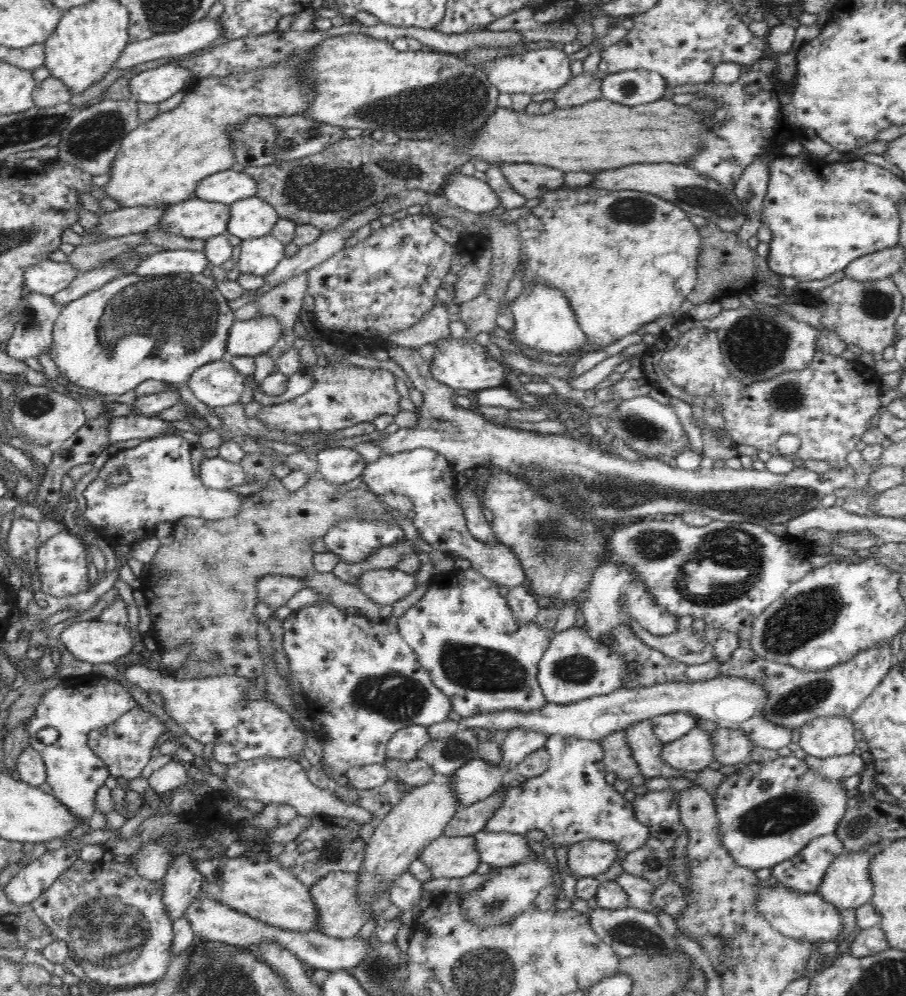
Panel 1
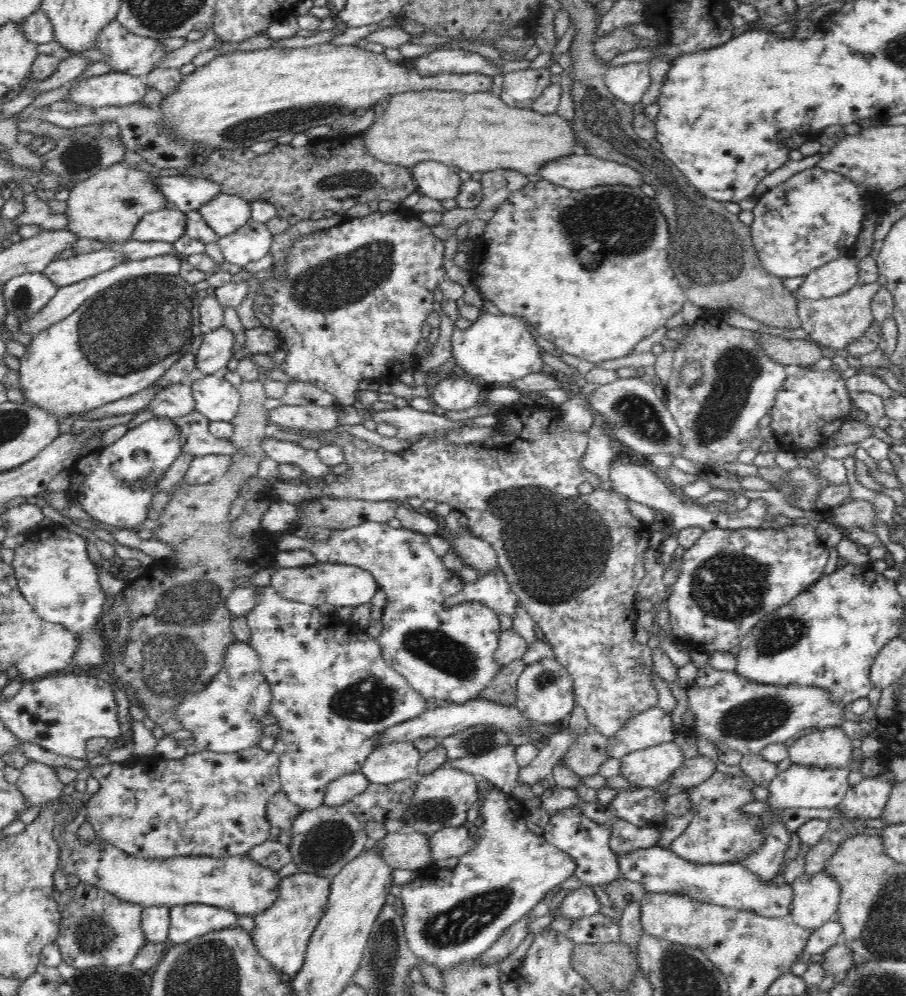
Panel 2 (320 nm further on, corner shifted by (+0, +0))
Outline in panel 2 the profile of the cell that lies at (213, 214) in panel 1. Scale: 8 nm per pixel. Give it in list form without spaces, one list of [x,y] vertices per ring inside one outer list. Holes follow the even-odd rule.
[[[160,209],[148,212],[136,224],[131,239],[140,242],[164,241],[172,243],[185,234],[185,212],[174,209]]]

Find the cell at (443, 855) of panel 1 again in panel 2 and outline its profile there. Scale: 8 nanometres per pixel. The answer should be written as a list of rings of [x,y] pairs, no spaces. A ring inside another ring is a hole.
[[[387,832],[375,846],[379,850],[380,858],[394,869],[421,872],[436,864],[434,858],[431,858],[428,834],[423,832]]]

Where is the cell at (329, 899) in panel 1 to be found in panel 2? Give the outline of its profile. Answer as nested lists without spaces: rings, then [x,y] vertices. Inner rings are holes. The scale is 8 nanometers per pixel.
[[[298,870],[280,879],[275,903],[252,917],[255,927],[249,933],[258,954],[286,980],[303,967],[308,941],[324,914],[330,891],[331,878]]]

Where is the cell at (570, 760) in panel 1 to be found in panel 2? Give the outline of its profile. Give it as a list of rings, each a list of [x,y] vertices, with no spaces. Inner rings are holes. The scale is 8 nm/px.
[[[666,847],[638,848],[618,856],[623,877],[645,886],[645,892],[680,892],[696,900],[739,911],[752,911],[768,918],[791,916],[793,888],[790,884],[770,885],[752,874],[745,866],[734,863],[700,864],[687,861]]]

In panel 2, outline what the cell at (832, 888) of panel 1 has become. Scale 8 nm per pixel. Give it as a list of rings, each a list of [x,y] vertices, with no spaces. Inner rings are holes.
[[[825,872],[818,874],[806,874],[799,876],[791,884],[793,897],[791,904],[791,916],[789,921],[802,928],[818,928],[825,922],[833,920],[840,902],[840,885],[835,878]]]

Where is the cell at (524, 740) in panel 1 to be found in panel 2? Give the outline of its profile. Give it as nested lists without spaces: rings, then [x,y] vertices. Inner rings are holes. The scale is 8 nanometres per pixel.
[[[506,744],[483,755],[449,760],[441,767],[459,768],[475,777],[483,777],[506,795],[522,802],[538,799],[539,796],[530,792],[530,786],[518,780],[520,766],[515,759],[515,750],[516,746]]]

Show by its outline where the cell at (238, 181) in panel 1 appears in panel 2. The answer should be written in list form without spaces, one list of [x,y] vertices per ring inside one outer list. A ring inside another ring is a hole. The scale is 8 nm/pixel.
[[[189,175],[160,176],[156,187],[166,200],[174,202],[182,212],[198,211],[212,197],[221,192],[220,185],[204,178]]]

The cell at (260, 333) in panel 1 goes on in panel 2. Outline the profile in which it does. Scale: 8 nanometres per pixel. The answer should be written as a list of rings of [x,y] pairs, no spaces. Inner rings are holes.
[[[222,326],[205,331],[203,341],[195,356],[196,374],[214,374],[234,365],[234,334]]]

